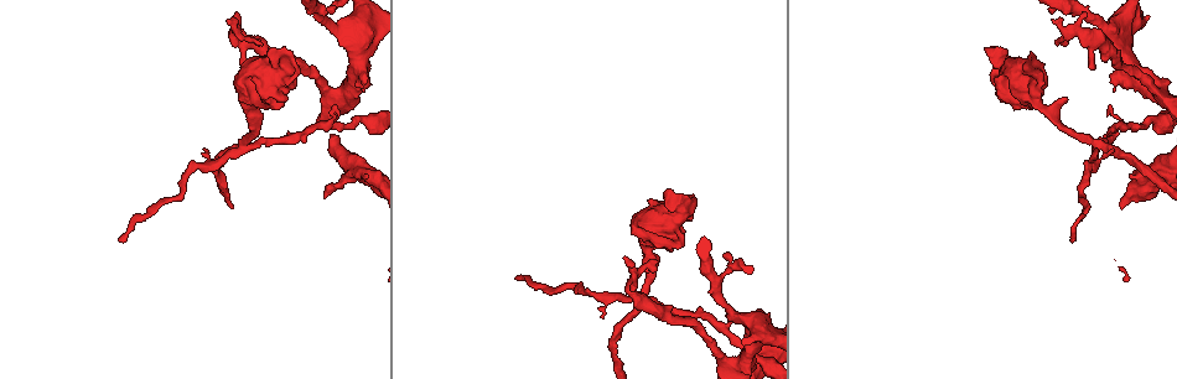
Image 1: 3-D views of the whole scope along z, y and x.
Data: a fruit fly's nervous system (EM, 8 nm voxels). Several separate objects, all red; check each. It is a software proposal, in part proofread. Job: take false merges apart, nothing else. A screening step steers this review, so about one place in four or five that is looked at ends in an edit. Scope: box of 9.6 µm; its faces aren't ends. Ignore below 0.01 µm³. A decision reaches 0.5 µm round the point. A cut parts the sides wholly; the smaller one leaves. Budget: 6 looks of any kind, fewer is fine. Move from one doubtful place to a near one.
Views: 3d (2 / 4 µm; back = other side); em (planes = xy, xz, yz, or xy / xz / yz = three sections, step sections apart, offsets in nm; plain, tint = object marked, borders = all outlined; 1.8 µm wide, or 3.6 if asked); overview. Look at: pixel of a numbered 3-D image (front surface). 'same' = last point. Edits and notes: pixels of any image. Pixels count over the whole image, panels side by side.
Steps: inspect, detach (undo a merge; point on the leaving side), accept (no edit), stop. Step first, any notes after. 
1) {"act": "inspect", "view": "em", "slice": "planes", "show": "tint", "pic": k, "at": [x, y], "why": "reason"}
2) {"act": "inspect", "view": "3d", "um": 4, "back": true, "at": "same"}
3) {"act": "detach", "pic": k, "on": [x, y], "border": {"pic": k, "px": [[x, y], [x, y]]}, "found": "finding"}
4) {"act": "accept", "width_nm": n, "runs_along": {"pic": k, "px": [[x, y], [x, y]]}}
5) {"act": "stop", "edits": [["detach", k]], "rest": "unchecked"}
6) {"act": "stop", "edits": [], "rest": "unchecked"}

{"act": "inspect", "view": "em", "slice": "planes", "show": "borders", "pic": 1, "at": [244, 140], "why": "looks like a crossing"}

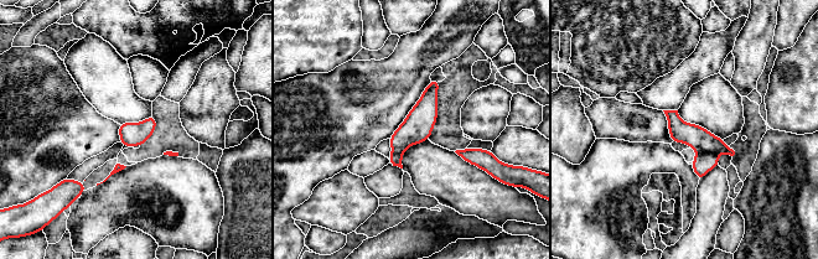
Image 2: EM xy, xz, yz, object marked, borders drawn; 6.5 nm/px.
{"act": "detach", "pic": 2, "on": [703, 162], "border": {"pic": 2, "px": [[697, 151], [710, 151], [716, 155]]}, "found": "two neurons meet here"}

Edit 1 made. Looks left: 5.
{"act": "inspect", "view": "overview"}

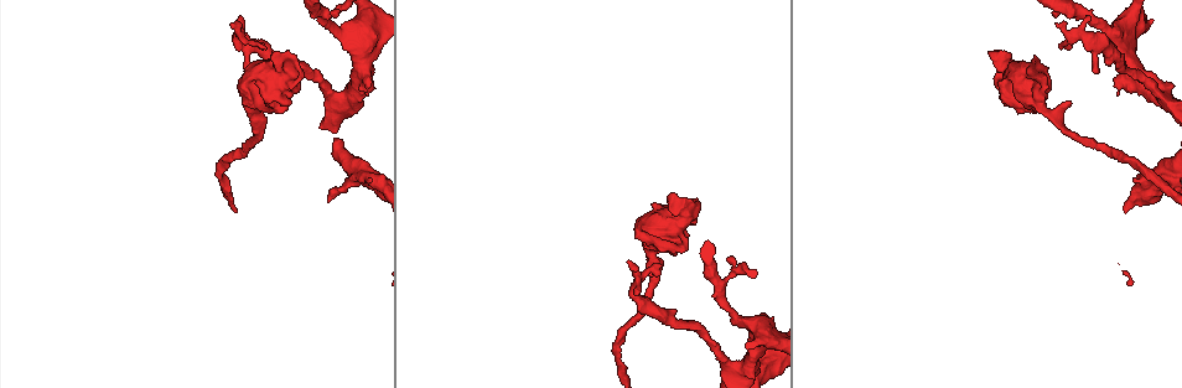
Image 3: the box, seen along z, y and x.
{"act": "inspect", "view": "3d", "um": 4, "back": true, "pic": 3, "at": [1033, 93], "why": "abrupt turn"}

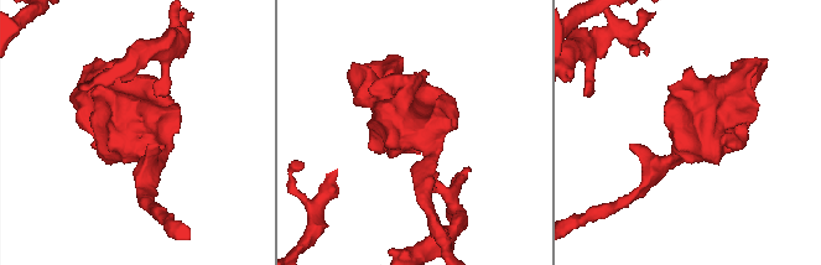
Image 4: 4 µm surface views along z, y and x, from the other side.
{"act": "inspect", "view": "em", "slice": "planes", "show": "plain", "pic": 4, "at": [407, 128], "why": "now the EM"}

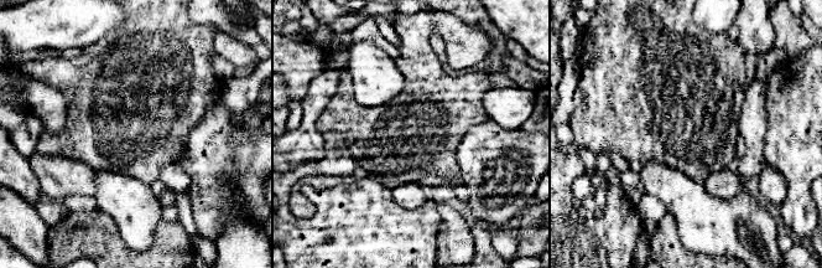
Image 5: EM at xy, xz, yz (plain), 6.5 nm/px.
{"act": "inspect", "view": "em", "slice": "planes", "show": "tint", "at": "same"}

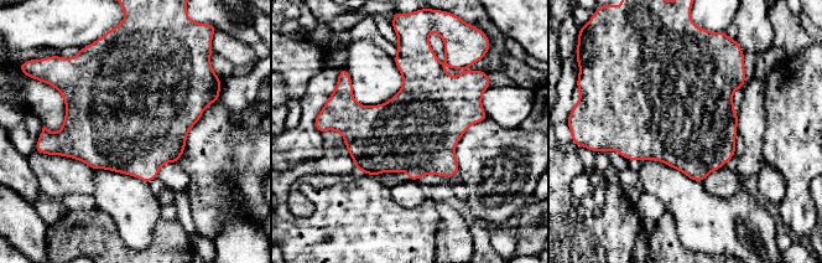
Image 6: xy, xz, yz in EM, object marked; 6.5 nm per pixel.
{"act": "accept", "width_nm": 550, "found": "all the same neuron"}

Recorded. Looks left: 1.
{"act": "stop", "edits": [["detach", 2]], "rest": "unchecked"}

